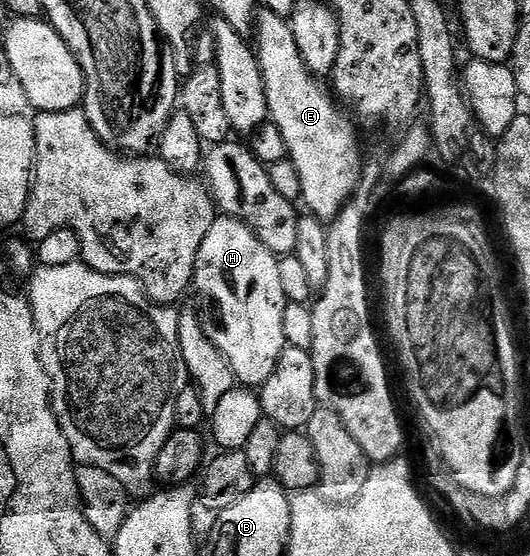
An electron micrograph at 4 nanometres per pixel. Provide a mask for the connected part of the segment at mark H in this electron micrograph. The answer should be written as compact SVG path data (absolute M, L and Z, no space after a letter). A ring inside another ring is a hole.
M226 217L216 218L215 223L205 233L205 241L201 241L201 249L197 253L195 262L195 277L193 280L193 295L199 298L198 314L203 321L205 333L213 345L222 353L231 367L232 376L239 379L244 388L258 389L263 386L273 373L279 355L288 346L284 316L288 303L285 293L281 289L281 276L277 270L279 259L268 247L261 245L261 241L248 229L240 219Z

